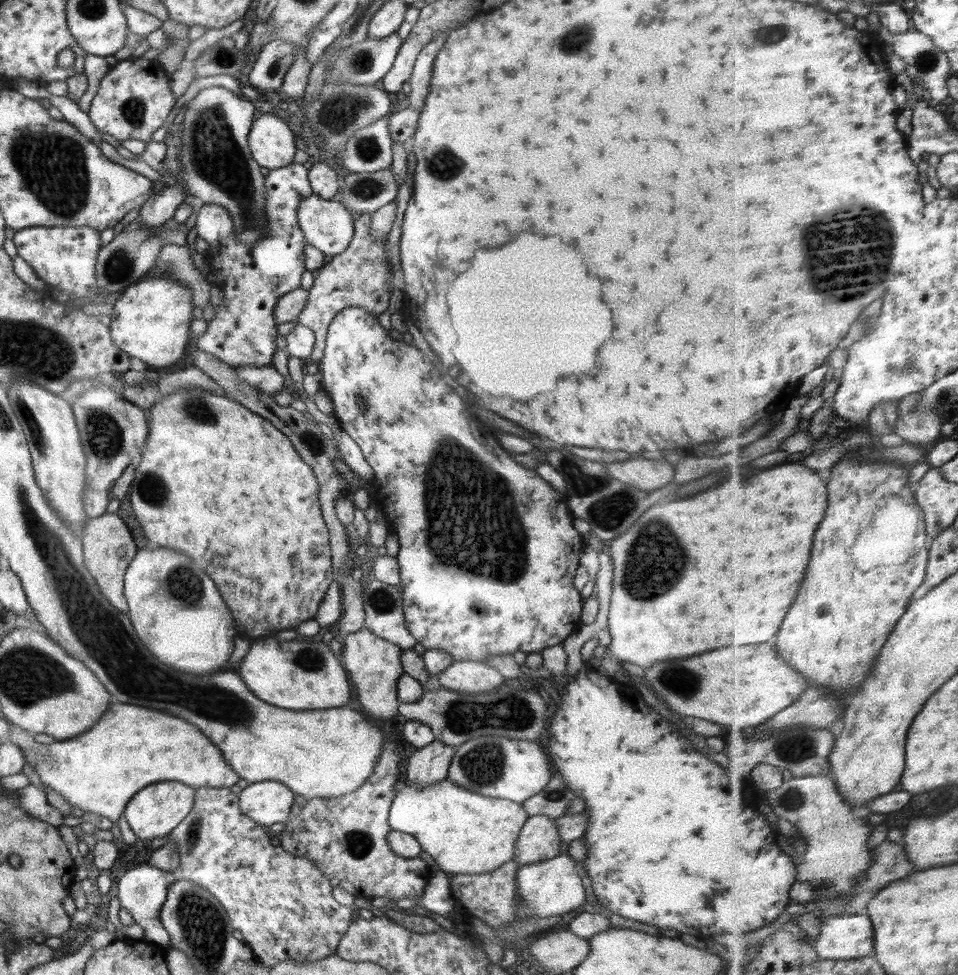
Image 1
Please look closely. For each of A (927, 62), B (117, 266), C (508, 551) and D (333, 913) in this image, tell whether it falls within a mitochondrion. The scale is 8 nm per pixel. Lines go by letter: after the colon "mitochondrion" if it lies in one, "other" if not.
A: mitochondrion
B: mitochondrion
C: mitochondrion
D: other

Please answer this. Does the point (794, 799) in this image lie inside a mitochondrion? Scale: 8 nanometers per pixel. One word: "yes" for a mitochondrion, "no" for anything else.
yes

